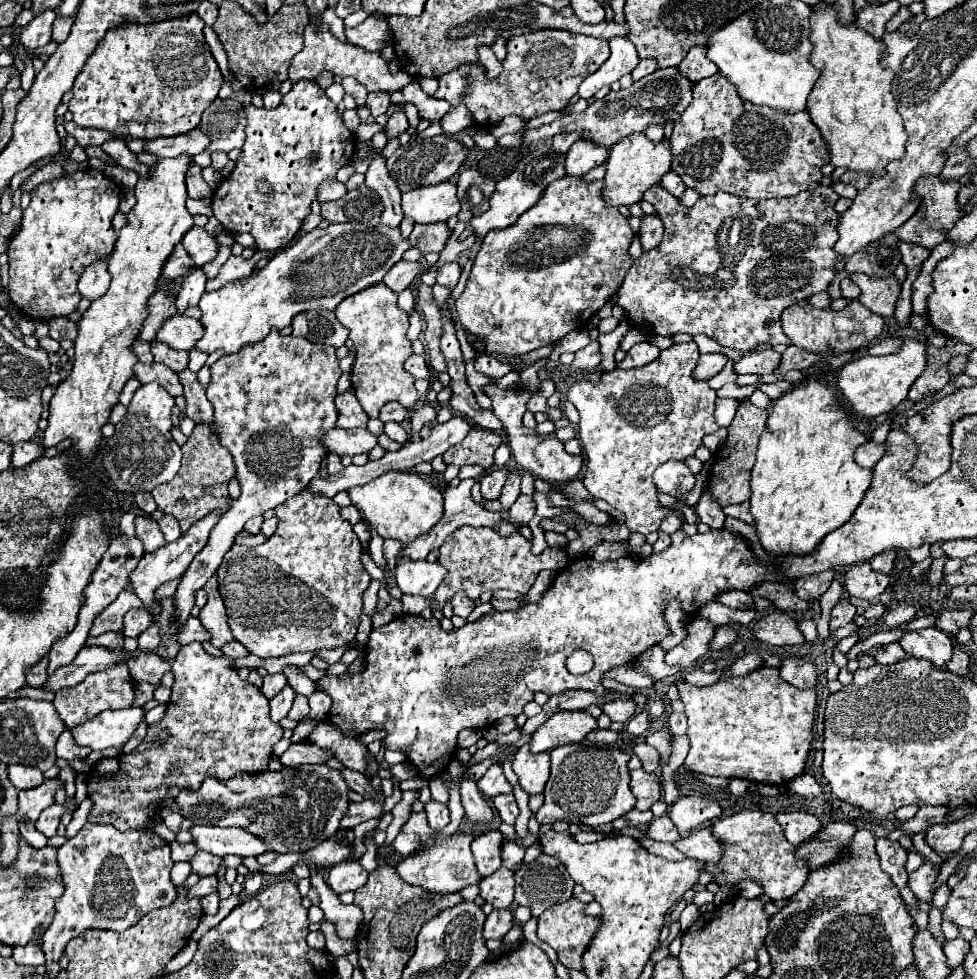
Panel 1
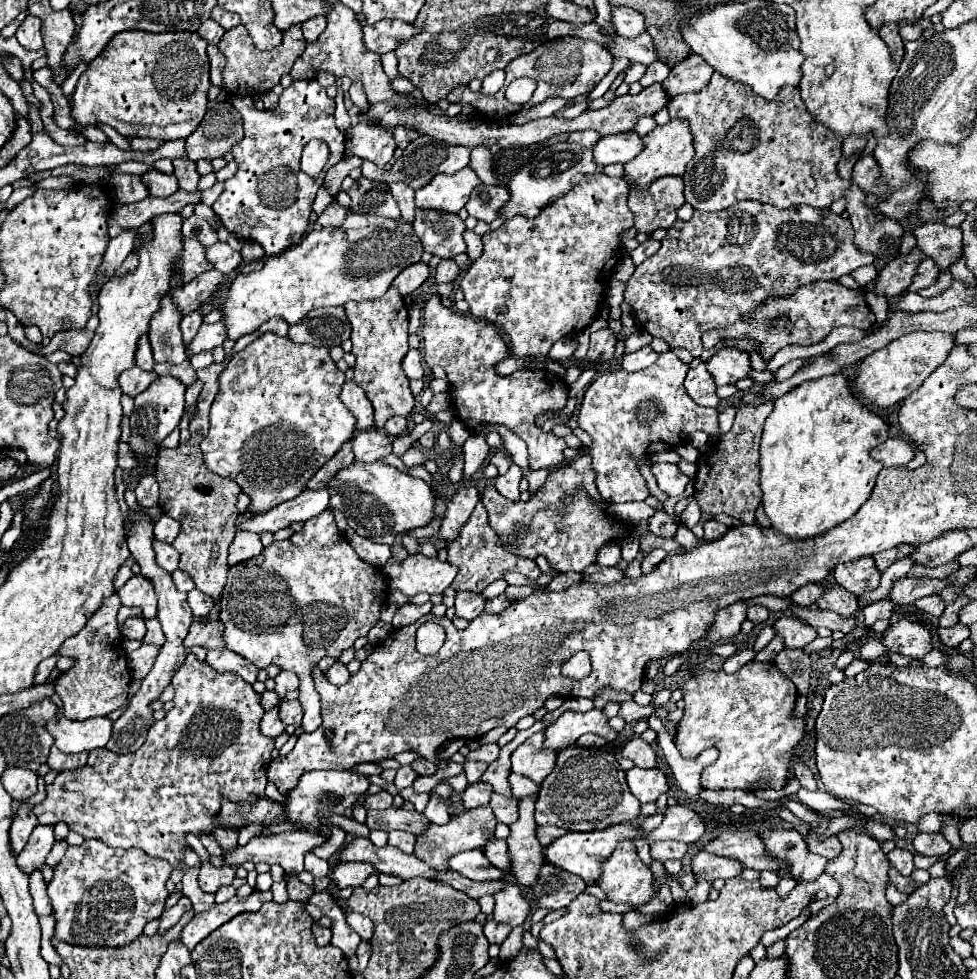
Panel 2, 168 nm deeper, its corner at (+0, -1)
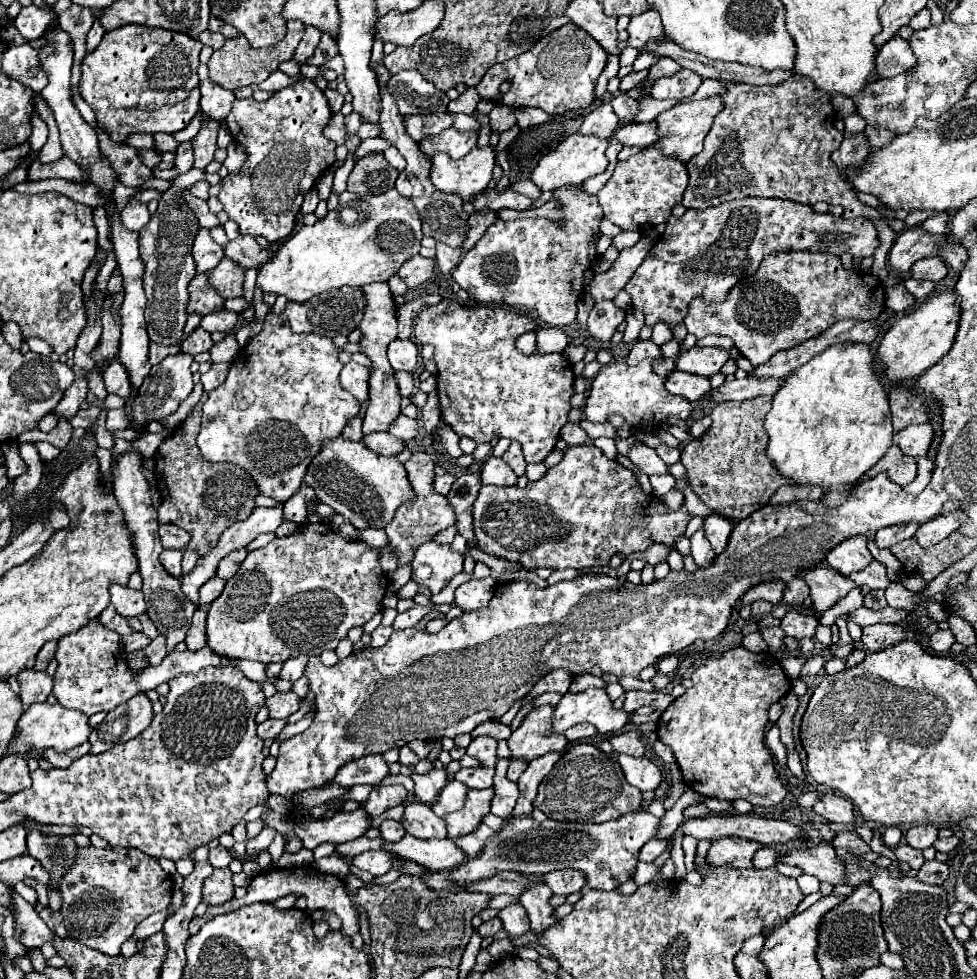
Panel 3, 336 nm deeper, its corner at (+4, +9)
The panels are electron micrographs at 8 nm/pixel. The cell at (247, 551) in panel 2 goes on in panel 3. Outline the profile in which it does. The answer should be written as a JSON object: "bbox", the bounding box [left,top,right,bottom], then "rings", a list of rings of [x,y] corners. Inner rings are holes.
{"bbox":[218,547,246,579],"rings":[[[240,547],[240,549],[236,549],[234,553],[228,553],[228,557],[224,557],[224,561],[220,561],[220,565],[218,565],[218,577],[220,579],[230,579],[236,571],[238,571],[238,565],[244,561],[244,557],[246,557],[246,547]]]}

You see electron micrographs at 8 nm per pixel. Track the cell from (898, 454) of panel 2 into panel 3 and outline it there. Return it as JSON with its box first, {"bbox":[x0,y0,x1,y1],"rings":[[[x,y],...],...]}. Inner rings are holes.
{"bbox":[892,425,932,455],"rings":[[[912,425],[894,433],[892,441],[904,451],[904,455],[926,455],[932,441],[932,425]]]}

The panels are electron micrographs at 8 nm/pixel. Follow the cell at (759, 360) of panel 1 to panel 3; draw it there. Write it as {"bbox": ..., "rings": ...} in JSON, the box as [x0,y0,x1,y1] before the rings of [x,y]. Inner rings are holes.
{"bbox":[676,347,730,377],"rings":[[[692,347],[690,351],[680,353],[676,367],[680,371],[712,377],[712,375],[720,373],[720,369],[728,357],[730,357],[728,351],[724,351],[720,347]]]}

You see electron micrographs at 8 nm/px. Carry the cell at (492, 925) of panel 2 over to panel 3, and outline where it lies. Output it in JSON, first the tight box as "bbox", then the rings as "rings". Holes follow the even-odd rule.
{"bbox":[478,917,502,937],"rings":[[[494,917],[494,919],[490,919],[490,921],[484,921],[484,923],[478,927],[478,933],[480,933],[482,937],[490,937],[490,935],[496,935],[500,929],[502,929],[502,921],[500,921],[498,917]]]}

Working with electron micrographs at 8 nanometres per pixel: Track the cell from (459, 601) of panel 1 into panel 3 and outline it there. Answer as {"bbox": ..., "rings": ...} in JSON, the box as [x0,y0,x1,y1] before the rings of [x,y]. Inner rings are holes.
{"bbox":[454,577,496,611],"rings":[[[492,577],[480,579],[480,581],[466,581],[456,589],[456,599],[454,603],[462,609],[462,611],[474,611],[474,609],[482,609],[488,605],[488,601],[494,595],[494,587],[496,581]]]}

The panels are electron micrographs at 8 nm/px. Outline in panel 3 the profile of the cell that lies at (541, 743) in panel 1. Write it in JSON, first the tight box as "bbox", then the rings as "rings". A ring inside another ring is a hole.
{"bbox":[552,689,628,735],"rings":[[[586,689],[582,693],[568,691],[554,707],[552,731],[564,733],[572,725],[584,721],[592,723],[598,733],[604,735],[620,731],[628,721],[628,713],[624,709],[614,709],[604,689]]]}

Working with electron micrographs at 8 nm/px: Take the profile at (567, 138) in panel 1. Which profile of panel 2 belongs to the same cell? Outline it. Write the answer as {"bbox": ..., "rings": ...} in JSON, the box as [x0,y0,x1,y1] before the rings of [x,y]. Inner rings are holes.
{"bbox":[568,131,602,147],"rings":[[[576,131],[576,133],[570,133],[568,141],[574,141],[574,143],[580,143],[580,145],[586,145],[586,147],[594,147],[596,141],[600,141],[602,135],[598,131]]]}

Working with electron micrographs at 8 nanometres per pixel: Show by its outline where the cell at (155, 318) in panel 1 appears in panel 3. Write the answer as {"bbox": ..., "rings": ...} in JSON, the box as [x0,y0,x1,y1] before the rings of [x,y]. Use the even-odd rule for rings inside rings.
{"bbox":[208,259,244,297],"rings":[[[222,259],[216,269],[208,273],[208,285],[220,293],[220,297],[242,297],[242,281],[244,281],[244,269],[240,269],[234,261]]]}

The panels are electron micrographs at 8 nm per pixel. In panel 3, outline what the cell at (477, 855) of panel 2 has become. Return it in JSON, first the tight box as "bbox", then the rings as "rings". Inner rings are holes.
{"bbox":[384,835,466,871],"rings":[[[404,835],[404,839],[398,843],[384,843],[384,849],[398,857],[416,861],[432,871],[454,869],[456,865],[460,865],[466,859],[464,853],[460,853],[460,849],[456,849],[456,843],[452,839],[422,841],[412,835]]]}

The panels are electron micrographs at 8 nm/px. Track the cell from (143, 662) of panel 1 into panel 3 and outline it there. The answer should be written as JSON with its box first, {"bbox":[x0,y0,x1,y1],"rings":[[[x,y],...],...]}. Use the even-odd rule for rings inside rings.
{"bbox":[140,635,168,665],"rings":[[[158,635],[154,641],[150,641],[148,647],[144,647],[140,651],[144,653],[144,657],[148,659],[150,665],[158,665],[168,655],[168,651],[166,651],[166,637]]]}

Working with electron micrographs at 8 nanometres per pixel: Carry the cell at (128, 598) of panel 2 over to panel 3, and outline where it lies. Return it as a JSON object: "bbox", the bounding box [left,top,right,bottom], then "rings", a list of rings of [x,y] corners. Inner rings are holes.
{"bbox":[110,585,146,617],"rings":[[[110,585],[110,595],[112,595],[112,605],[122,617],[138,617],[140,613],[146,611],[146,601],[144,593],[138,589],[130,589],[124,585]]]}

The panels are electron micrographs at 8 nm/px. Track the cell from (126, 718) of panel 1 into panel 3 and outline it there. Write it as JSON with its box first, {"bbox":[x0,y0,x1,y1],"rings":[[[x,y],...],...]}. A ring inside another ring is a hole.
{"bbox":[8,703,92,753],"rings":[[[34,703],[34,705],[30,705],[30,709],[24,711],[22,717],[18,719],[18,737],[12,739],[8,753],[24,753],[24,751],[30,751],[30,749],[38,749],[38,751],[42,751],[42,749],[48,749],[48,747],[52,747],[54,751],[68,751],[68,749],[78,747],[80,743],[88,741],[90,731],[92,731],[92,727],[88,725],[88,717],[86,717],[84,713],[80,713],[80,711],[72,711],[72,709],[66,709],[66,707],[62,707],[62,705]]]}

